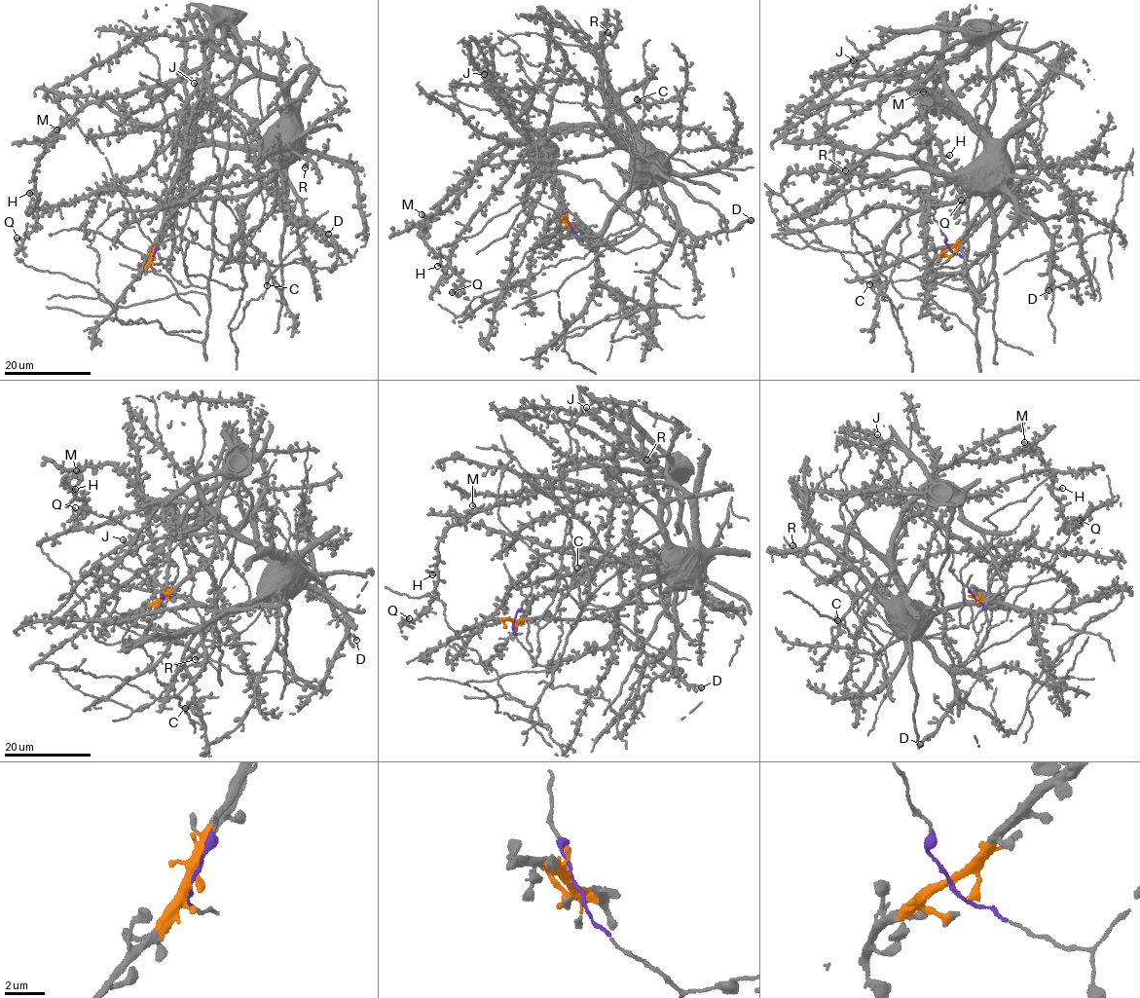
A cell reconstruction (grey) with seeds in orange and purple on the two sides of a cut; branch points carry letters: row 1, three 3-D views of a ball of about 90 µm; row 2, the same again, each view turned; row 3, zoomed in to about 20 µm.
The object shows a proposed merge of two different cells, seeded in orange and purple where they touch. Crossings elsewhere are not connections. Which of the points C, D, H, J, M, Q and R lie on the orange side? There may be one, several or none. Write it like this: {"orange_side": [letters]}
{"orange_side": ["C", "D", "R"]}

